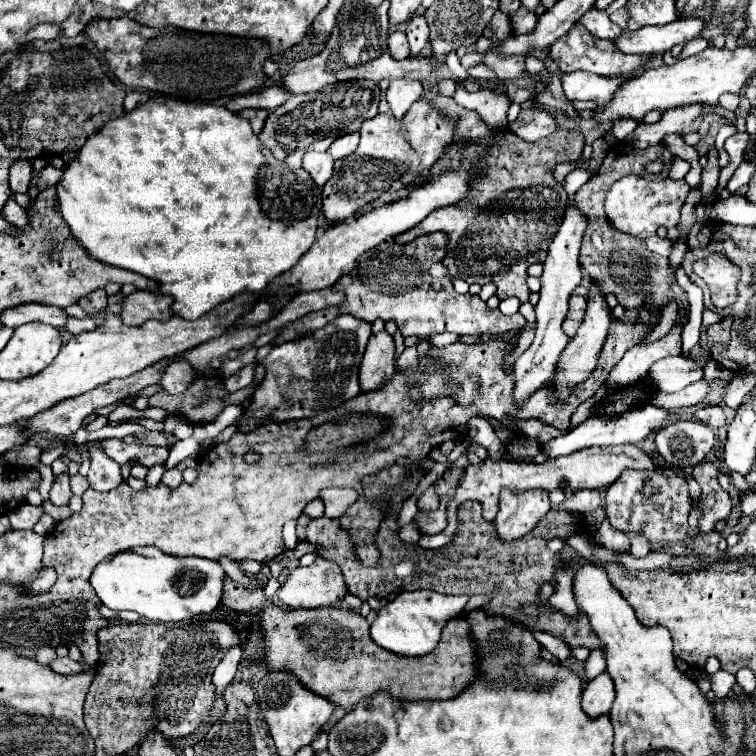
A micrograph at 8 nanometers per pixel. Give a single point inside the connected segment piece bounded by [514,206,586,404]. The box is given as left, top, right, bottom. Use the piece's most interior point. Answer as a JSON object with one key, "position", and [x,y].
{"position":[562,273]}

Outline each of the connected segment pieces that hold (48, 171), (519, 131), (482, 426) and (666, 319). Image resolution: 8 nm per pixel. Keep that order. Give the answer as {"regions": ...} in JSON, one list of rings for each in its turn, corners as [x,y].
{"regions":[[[[48,165],[41,174],[40,181],[37,185],[40,191],[43,191],[51,186],[54,186],[62,177],[63,170],[57,169],[51,165]]],[[[534,106],[530,110],[522,110],[516,122],[512,122],[508,128],[514,130],[514,134],[520,136],[522,140],[536,142],[544,136],[550,136],[558,126],[556,126],[556,118],[552,116],[552,112],[548,112],[546,108]]],[[[470,418],[466,426],[472,442],[484,446],[490,452],[490,458],[500,458],[506,452],[506,446],[496,438],[492,426],[484,418]]],[[[670,300],[670,302],[668,302],[668,304],[663,308],[661,314],[659,324],[657,324],[651,334],[647,336],[644,341],[645,343],[654,342],[668,334],[678,315],[678,306],[676,301]]]]}

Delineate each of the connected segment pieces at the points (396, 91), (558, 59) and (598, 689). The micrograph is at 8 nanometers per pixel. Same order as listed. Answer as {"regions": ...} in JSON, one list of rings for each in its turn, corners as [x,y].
{"regions":[[[[408,78],[392,80],[392,82],[390,82],[390,88],[388,88],[388,92],[386,92],[392,114],[394,114],[398,120],[404,118],[404,114],[408,112],[408,108],[410,108],[418,98],[422,98],[422,92],[424,92],[424,86],[422,86],[420,80],[408,80]]],[[[574,24],[566,36],[558,38],[552,44],[552,58],[558,64],[560,72],[574,72],[574,70],[584,70],[584,72],[594,72],[604,78],[614,78],[614,76],[638,76],[642,74],[646,62],[650,56],[640,56],[640,54],[624,54],[616,48],[614,42],[598,40],[590,36],[590,32],[582,24]]],[[[602,672],[600,676],[596,676],[594,680],[588,682],[584,696],[582,696],[582,708],[588,716],[608,714],[612,708],[614,696],[616,696],[614,682],[608,676],[608,672]]]]}

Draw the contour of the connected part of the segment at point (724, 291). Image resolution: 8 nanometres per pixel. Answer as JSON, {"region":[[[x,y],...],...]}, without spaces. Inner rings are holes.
{"region":[[[710,252],[706,258],[696,260],[692,268],[694,274],[698,274],[710,286],[711,301],[716,308],[726,308],[737,300],[740,268],[730,262],[722,252]]]}

